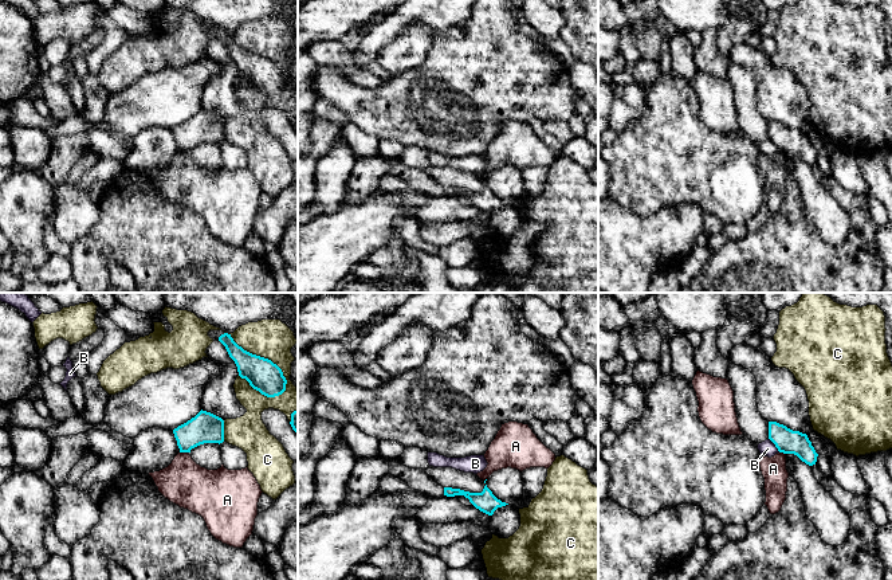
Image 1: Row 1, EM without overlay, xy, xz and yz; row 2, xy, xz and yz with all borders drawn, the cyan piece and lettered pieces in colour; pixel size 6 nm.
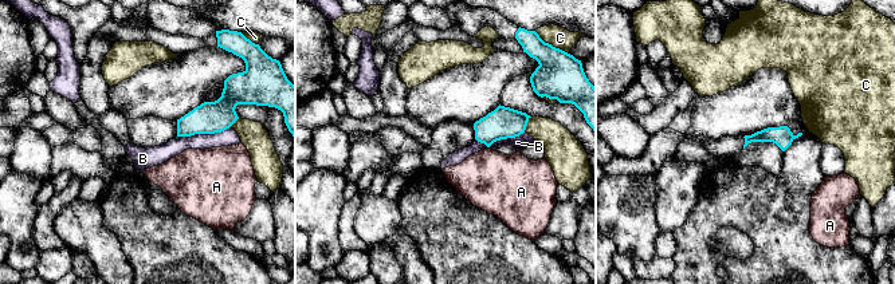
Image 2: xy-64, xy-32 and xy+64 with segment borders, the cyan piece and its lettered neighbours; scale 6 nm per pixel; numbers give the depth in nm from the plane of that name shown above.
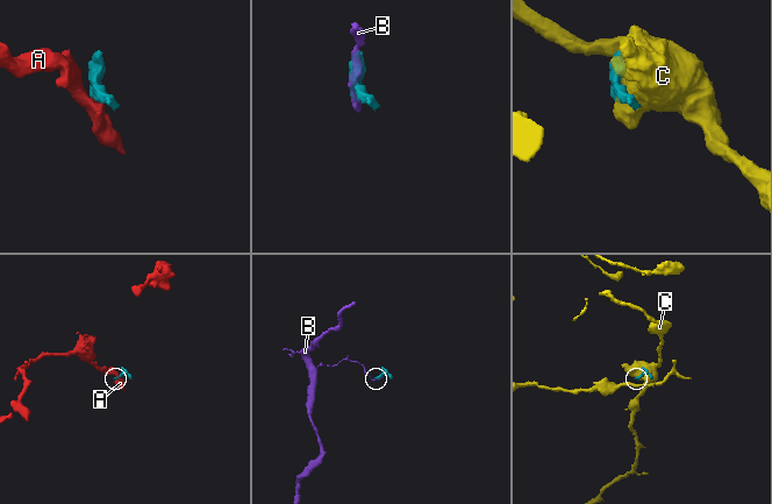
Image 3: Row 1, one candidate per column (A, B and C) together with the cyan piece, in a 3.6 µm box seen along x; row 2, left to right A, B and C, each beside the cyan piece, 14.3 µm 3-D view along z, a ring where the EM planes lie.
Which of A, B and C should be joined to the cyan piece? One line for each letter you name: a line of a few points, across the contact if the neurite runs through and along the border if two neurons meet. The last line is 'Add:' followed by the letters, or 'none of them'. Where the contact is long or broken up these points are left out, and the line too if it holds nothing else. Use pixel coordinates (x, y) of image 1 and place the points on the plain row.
Add: none of them

